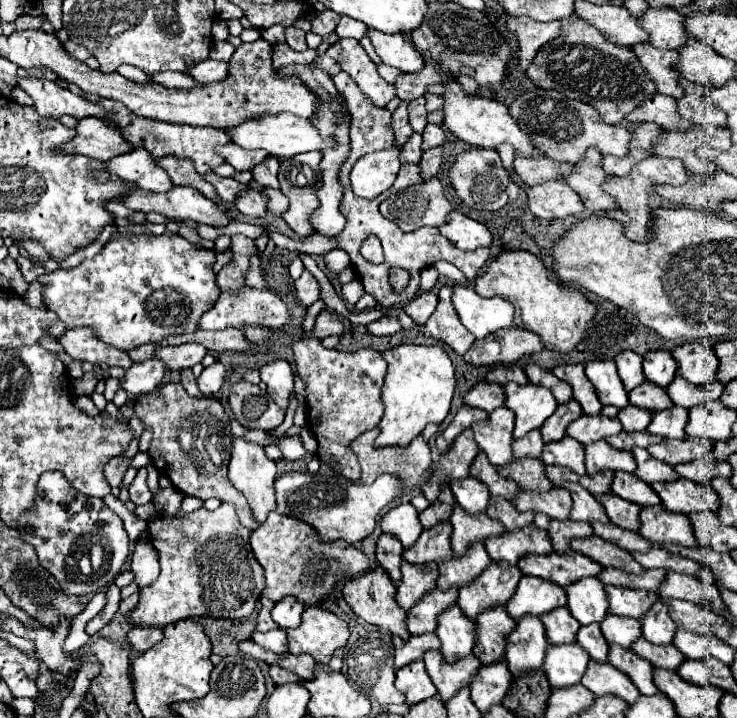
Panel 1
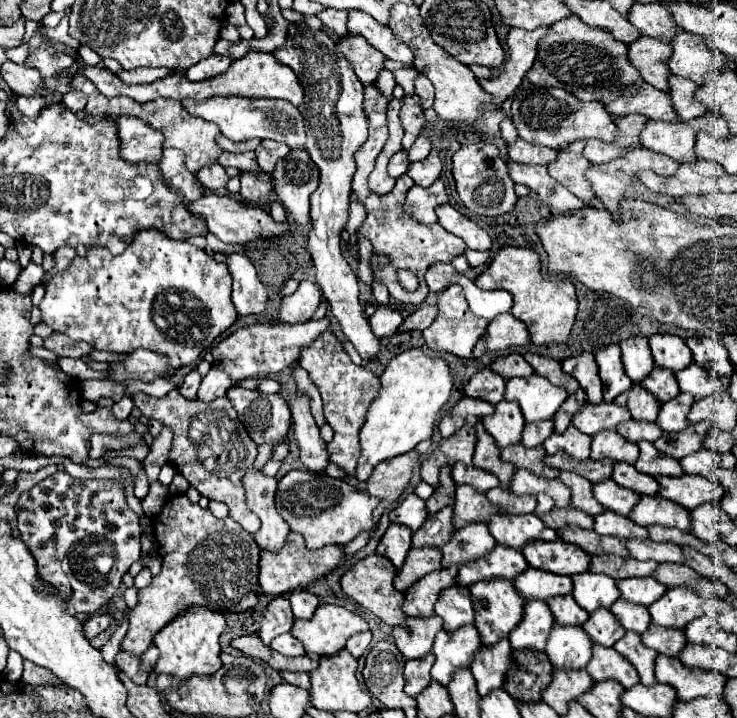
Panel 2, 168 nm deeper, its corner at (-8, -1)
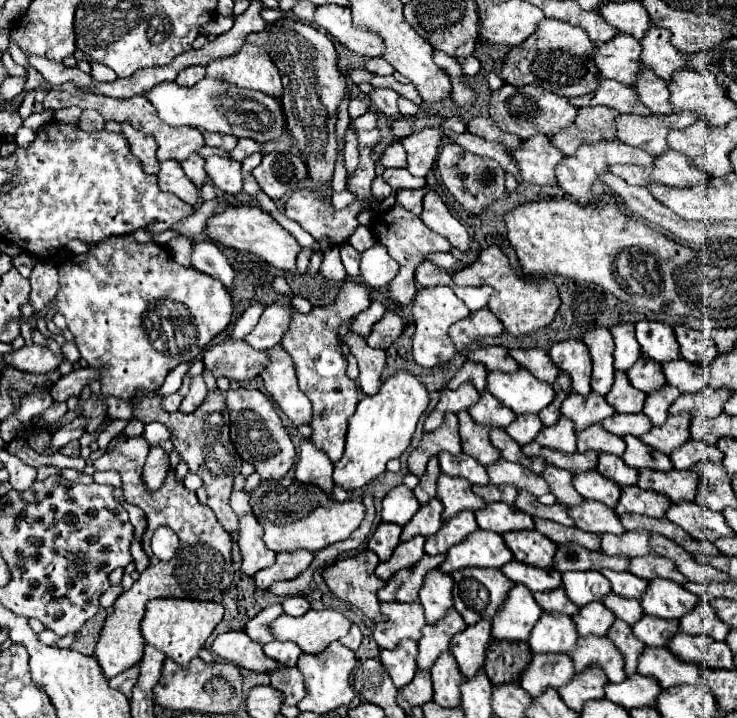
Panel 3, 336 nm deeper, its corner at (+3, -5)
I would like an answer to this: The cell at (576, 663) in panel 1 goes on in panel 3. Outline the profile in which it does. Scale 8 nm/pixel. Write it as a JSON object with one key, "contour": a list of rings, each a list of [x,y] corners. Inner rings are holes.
{"contour":[[[543,612],[529,636],[529,646],[533,652],[563,652],[571,654],[577,642],[577,628],[571,616],[561,616],[555,612]]]}

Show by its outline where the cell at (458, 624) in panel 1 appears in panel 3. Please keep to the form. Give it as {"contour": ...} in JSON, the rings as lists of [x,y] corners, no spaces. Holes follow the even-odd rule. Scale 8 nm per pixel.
{"contour":[[[439,568],[431,570],[425,576],[421,592],[419,592],[419,602],[425,608],[427,622],[437,622],[453,606],[451,590],[453,590],[451,576],[445,574],[445,572],[441,572]]]}

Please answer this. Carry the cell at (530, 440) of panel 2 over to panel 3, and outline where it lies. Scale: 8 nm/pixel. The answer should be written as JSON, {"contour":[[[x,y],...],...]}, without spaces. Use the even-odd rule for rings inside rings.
{"contour":[[[525,414],[525,416],[517,416],[513,420],[513,424],[509,424],[505,430],[517,444],[523,446],[523,444],[529,444],[541,428],[543,428],[543,424],[537,414]]]}

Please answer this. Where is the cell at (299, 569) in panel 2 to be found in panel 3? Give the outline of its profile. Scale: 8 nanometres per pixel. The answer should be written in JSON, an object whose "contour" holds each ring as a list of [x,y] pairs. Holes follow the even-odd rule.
{"contour":[[[297,550],[297,552],[281,552],[277,554],[277,562],[271,568],[265,568],[253,576],[257,588],[267,590],[277,580],[293,580],[303,570],[309,568],[313,560],[313,554],[309,550]]]}

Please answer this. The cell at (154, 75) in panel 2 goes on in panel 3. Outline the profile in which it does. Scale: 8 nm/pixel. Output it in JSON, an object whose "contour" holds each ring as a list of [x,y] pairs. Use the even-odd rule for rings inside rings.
{"contour":[[[33,54],[27,56],[27,60],[29,60],[29,66],[35,68],[37,72],[41,72],[49,84],[65,84],[69,80],[73,80],[75,84],[91,84],[93,82],[93,78],[89,74],[81,72],[79,68],[67,68],[61,62],[51,62],[51,60],[47,62]]]}

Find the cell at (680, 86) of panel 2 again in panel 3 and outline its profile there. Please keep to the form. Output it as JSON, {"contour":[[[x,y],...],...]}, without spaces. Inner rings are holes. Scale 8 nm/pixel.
{"contour":[[[641,70],[637,74],[637,80],[631,84],[631,88],[637,92],[639,100],[653,114],[669,114],[669,112],[673,112],[673,106],[669,104],[667,82],[661,82],[657,76],[653,76],[653,72]]]}

